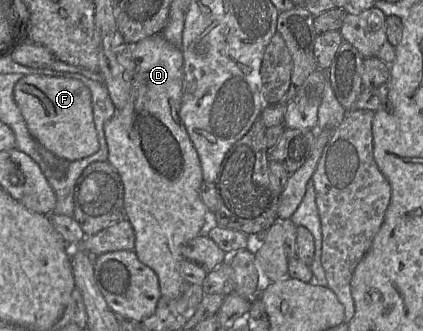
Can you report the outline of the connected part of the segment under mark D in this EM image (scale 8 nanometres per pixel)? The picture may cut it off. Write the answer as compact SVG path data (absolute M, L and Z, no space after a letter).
M157 33L133 45L133 56L136 70L128 102L104 125L108 162L117 170L124 184L126 219L135 231L134 251L138 259L157 274L162 296L177 298L187 284L179 271L179 264L184 259L182 246L200 235L212 212L201 199L203 174L200 159L179 116L184 79L181 49L169 43L162 33Z

